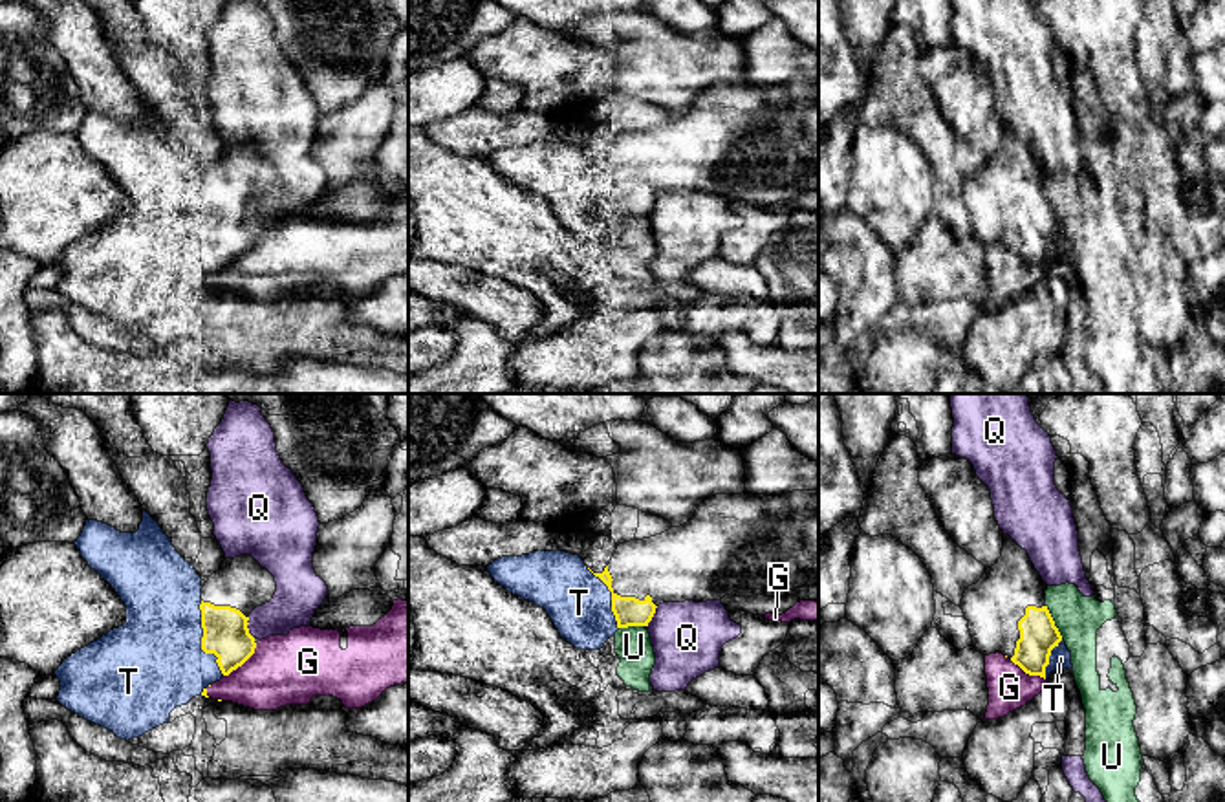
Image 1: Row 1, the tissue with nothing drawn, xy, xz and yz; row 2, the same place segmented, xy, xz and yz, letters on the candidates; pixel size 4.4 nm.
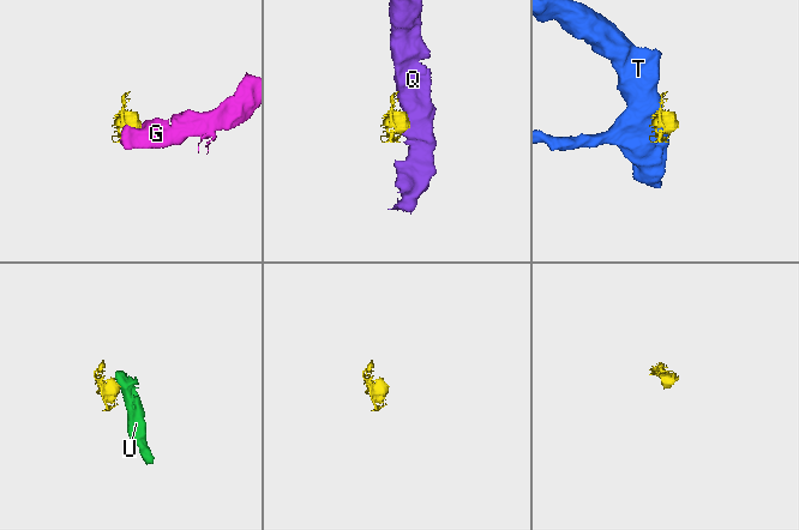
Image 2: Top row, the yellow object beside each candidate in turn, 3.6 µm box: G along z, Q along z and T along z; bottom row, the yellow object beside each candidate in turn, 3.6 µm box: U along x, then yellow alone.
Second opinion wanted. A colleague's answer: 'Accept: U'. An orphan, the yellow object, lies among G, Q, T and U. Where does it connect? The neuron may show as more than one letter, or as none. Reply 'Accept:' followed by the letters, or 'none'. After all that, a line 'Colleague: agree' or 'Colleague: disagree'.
Accept: none
Colleague: disagree

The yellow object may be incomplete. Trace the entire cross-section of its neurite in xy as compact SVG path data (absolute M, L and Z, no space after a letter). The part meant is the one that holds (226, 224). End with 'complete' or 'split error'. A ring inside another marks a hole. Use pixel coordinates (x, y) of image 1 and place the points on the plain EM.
M251 145L225 148L201 178L201 240L218 247L223 266L255 244L258 229L249 223L249 203L275 181L275 167Z | split error

